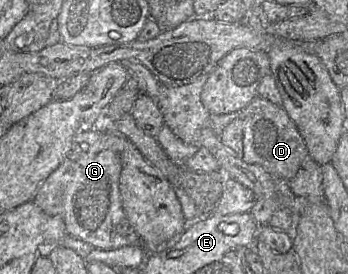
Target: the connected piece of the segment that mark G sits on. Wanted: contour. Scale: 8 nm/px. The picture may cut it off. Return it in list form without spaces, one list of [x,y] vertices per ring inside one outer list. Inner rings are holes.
[[[81,130],[74,136],[70,151],[64,161],[40,185],[34,196],[34,203],[46,214],[61,217],[69,235],[91,244],[94,248],[109,250],[140,245],[141,239],[130,224],[122,205],[120,153],[124,146],[125,137],[116,132]]]

